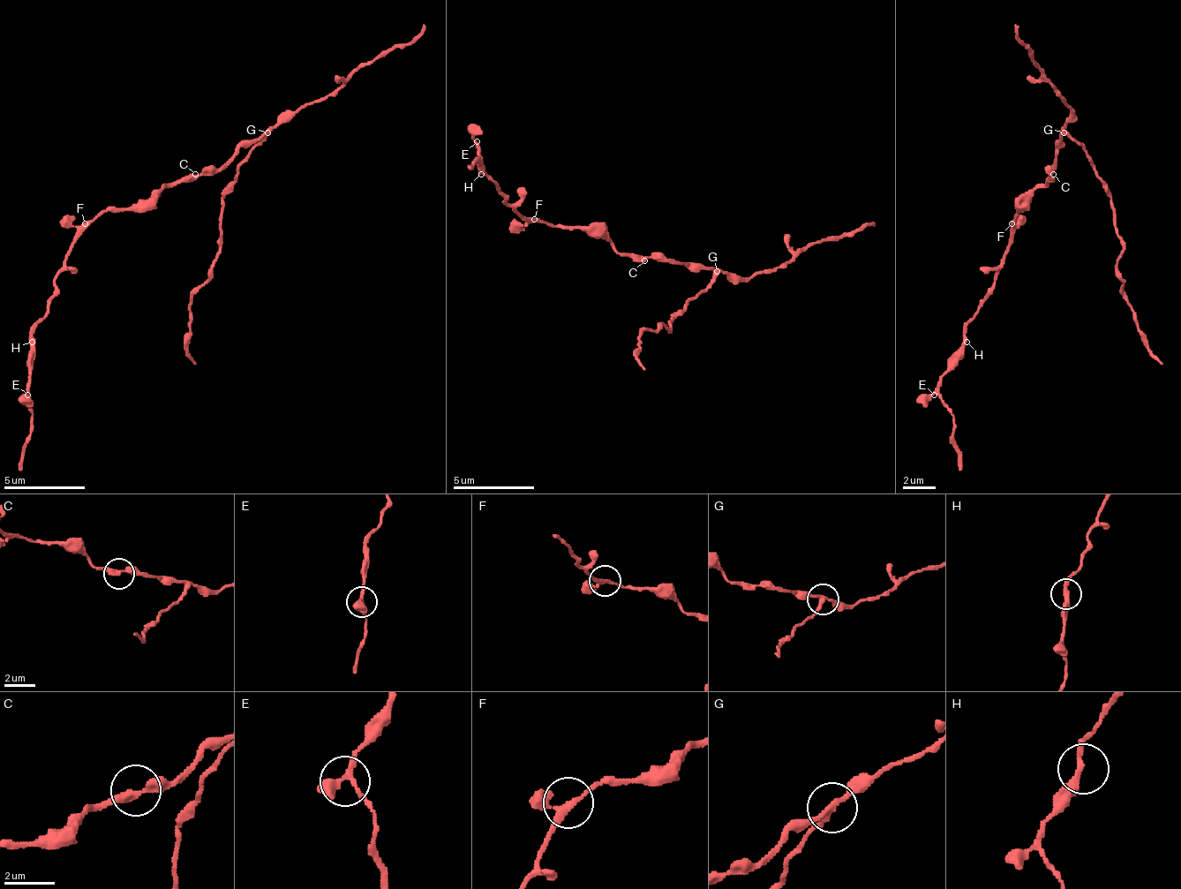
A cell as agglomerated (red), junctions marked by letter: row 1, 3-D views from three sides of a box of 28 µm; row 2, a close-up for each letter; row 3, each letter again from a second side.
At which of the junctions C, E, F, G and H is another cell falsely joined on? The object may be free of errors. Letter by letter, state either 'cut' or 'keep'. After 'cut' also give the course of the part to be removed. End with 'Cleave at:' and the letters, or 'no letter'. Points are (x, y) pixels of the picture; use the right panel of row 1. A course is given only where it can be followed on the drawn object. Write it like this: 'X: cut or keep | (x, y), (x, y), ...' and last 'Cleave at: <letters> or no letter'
C: keep
E: keep
F: keep
G: cut | (1064, 133), (1086, 149), (1109, 199), (1122, 256), (1118, 276), (1142, 342), (1163, 362)
H: keep
Cleave at: G

